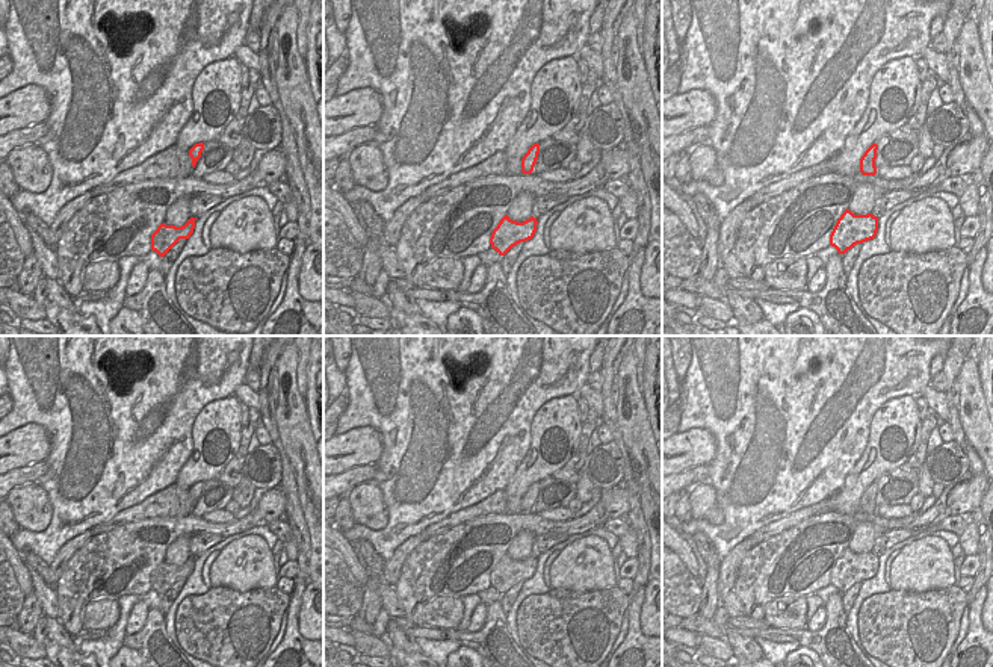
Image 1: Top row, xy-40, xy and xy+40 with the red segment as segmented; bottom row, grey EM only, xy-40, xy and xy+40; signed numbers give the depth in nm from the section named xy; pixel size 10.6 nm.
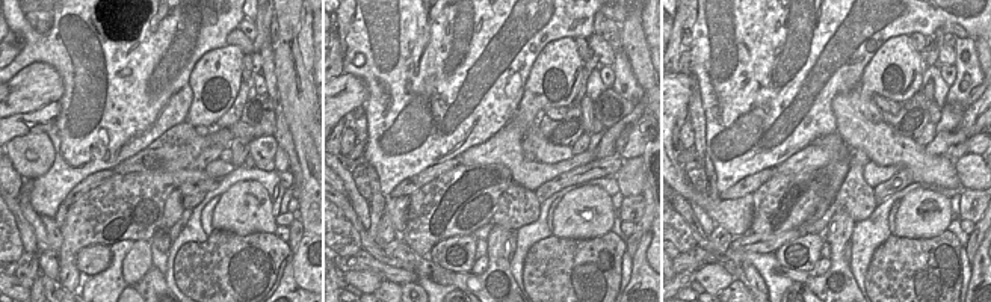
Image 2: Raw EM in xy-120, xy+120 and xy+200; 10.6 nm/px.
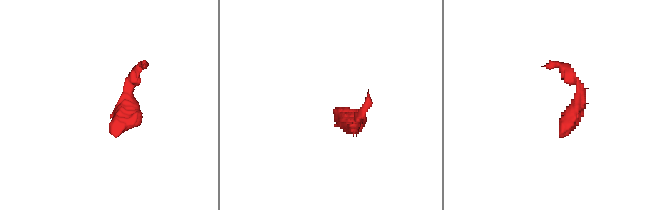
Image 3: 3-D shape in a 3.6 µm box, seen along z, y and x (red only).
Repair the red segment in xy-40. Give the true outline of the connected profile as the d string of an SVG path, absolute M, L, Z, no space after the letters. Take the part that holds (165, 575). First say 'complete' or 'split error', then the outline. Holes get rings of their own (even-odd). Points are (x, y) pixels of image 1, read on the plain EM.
complete; M190 557L181 566L166 564L165 561L157 566L151 573L151 588L156 590L160 596L168 593L168 590L180 579L189 578L195 567L195 558Z

